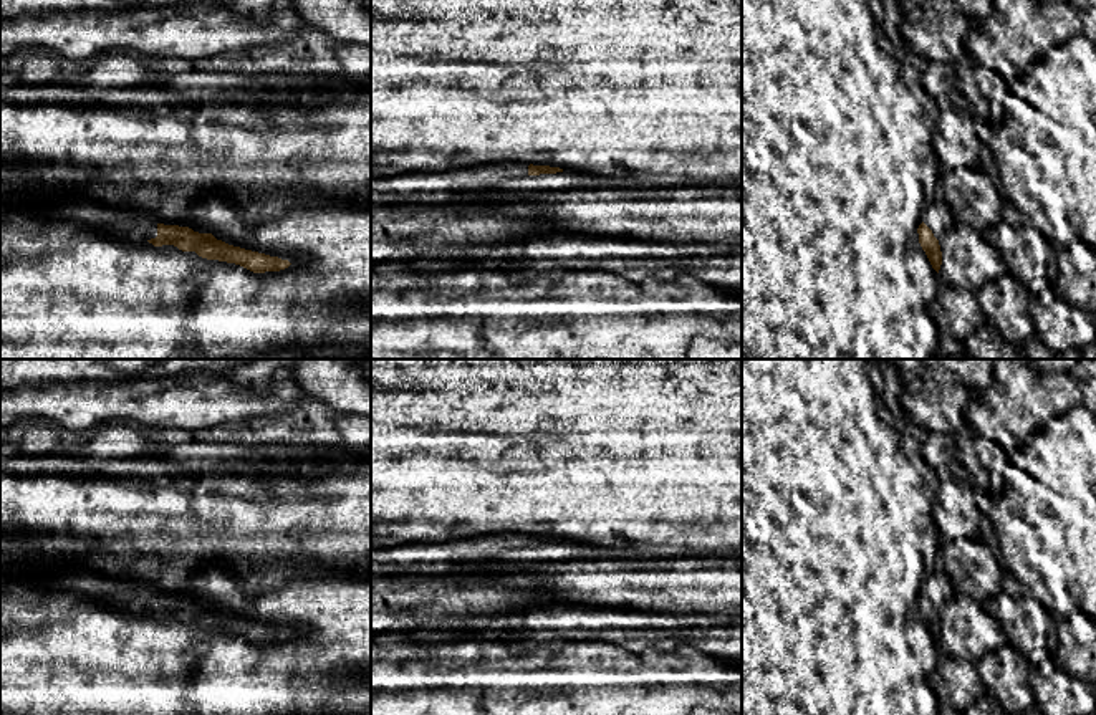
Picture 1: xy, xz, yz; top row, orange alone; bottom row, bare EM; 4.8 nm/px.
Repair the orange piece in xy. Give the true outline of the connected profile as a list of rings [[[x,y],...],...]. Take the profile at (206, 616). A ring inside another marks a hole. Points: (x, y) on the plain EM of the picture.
[[[66,574],[51,579],[55,589],[78,593],[101,599],[123,612],[152,614],[154,617],[174,616],[182,622],[195,622],[207,631],[240,636],[253,644],[280,642],[291,634],[278,627],[245,621],[217,611],[212,604],[199,604],[189,597],[164,596],[144,589],[134,583],[116,581],[96,574]]]

